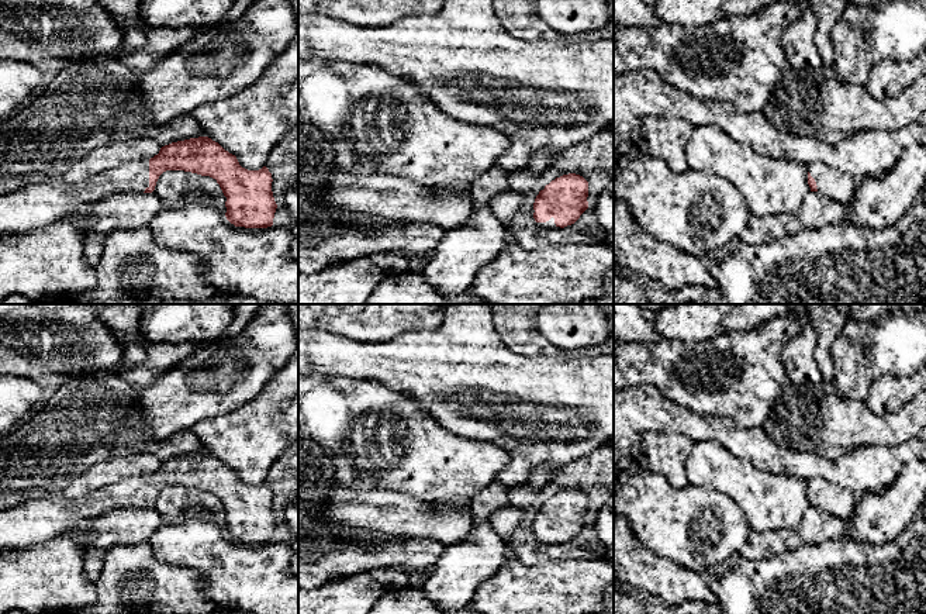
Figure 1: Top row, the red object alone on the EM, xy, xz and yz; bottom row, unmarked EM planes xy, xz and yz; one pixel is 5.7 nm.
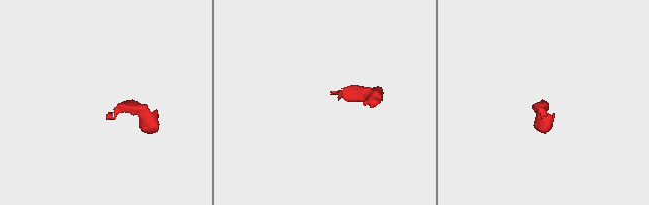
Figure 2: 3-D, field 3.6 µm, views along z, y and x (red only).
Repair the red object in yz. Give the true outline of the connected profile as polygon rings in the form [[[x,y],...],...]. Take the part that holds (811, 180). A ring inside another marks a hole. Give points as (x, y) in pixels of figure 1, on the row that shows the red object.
[[[822,162],[808,165],[808,184],[811,192],[818,192],[839,203],[849,203],[858,182],[850,175],[827,168]]]

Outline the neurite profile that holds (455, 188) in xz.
[[[452,182],[452,183],[433,186],[432,193],[439,196],[452,196],[452,194],[470,196],[470,183]]]

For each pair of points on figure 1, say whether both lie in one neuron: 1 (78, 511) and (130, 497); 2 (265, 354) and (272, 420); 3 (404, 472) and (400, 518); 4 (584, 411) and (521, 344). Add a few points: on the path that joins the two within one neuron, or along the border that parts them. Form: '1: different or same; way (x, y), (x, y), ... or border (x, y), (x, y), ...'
1: same; way (90, 506), (104, 499), (117, 497)
2: different; border (283, 366), (244, 404)
3: different; border (370, 489), (400, 490), (431, 503)
4: different; border (503, 341), (512, 351), (527, 356), (562, 358)

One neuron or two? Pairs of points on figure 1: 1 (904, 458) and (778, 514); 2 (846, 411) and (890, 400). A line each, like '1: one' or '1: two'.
1: two
2: two

